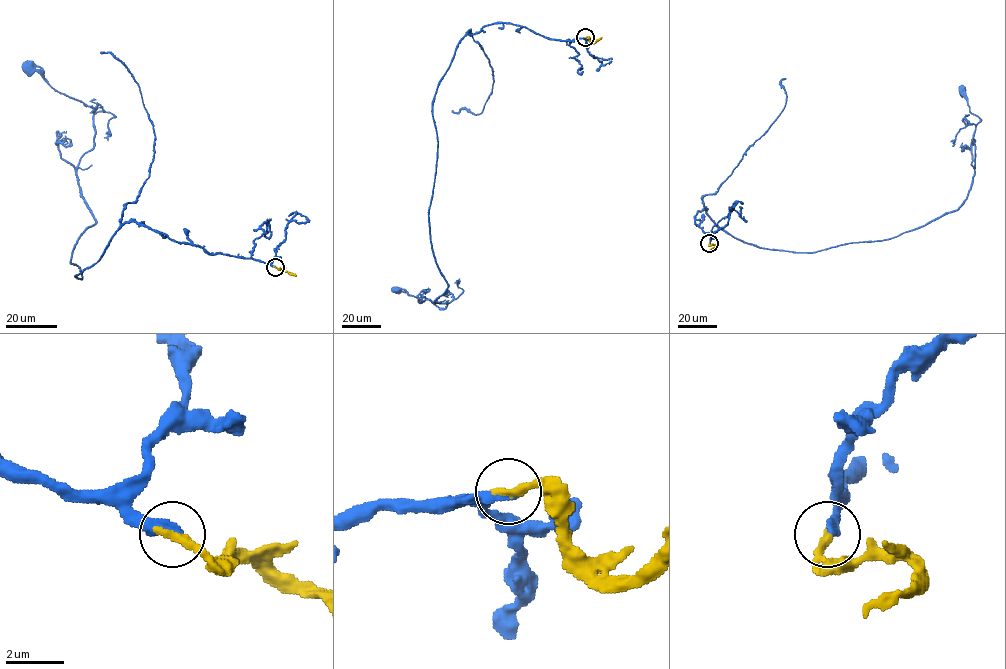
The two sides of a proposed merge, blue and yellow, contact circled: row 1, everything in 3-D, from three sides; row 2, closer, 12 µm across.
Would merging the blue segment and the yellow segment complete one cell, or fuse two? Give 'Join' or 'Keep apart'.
Join

